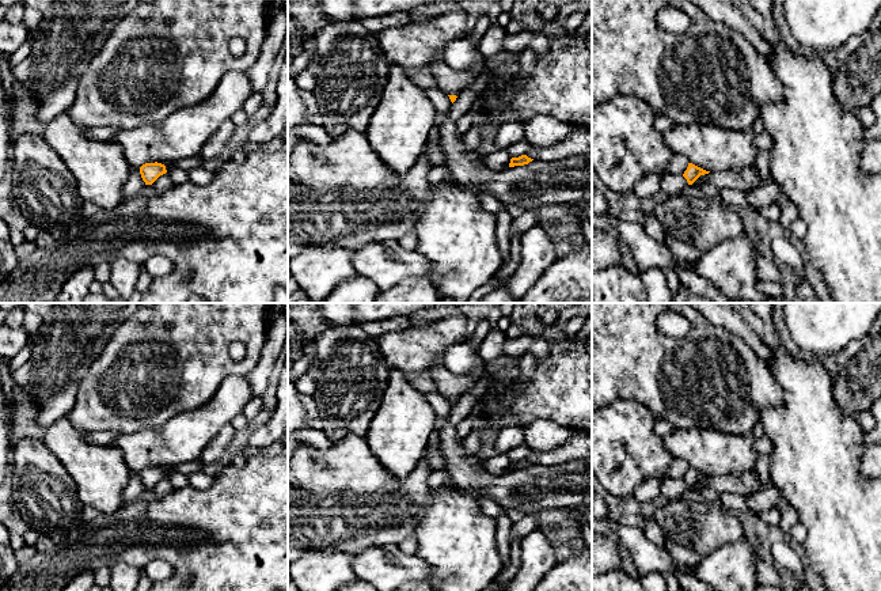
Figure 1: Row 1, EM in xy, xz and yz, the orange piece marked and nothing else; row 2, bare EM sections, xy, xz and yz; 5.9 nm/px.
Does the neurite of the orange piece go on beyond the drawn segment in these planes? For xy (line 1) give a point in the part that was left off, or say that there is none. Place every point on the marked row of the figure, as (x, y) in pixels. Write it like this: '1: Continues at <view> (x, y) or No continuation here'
1: No continuation here

